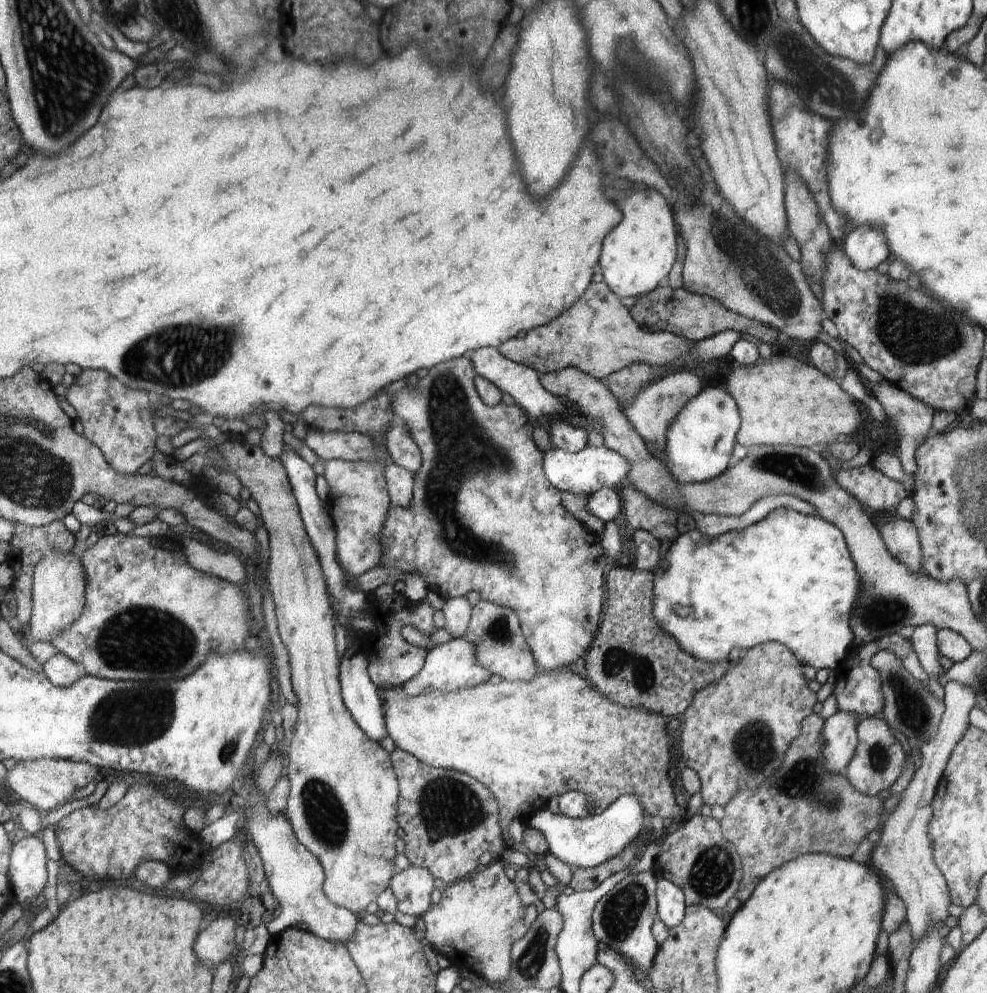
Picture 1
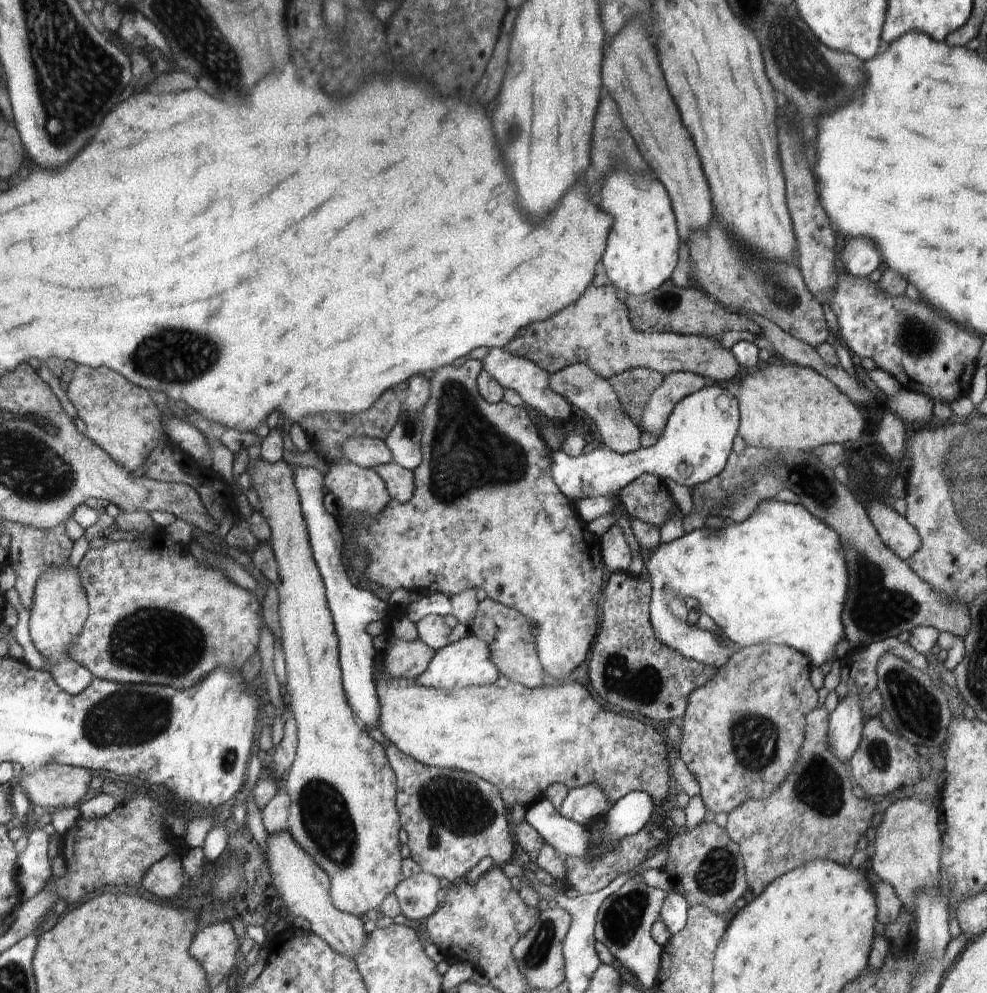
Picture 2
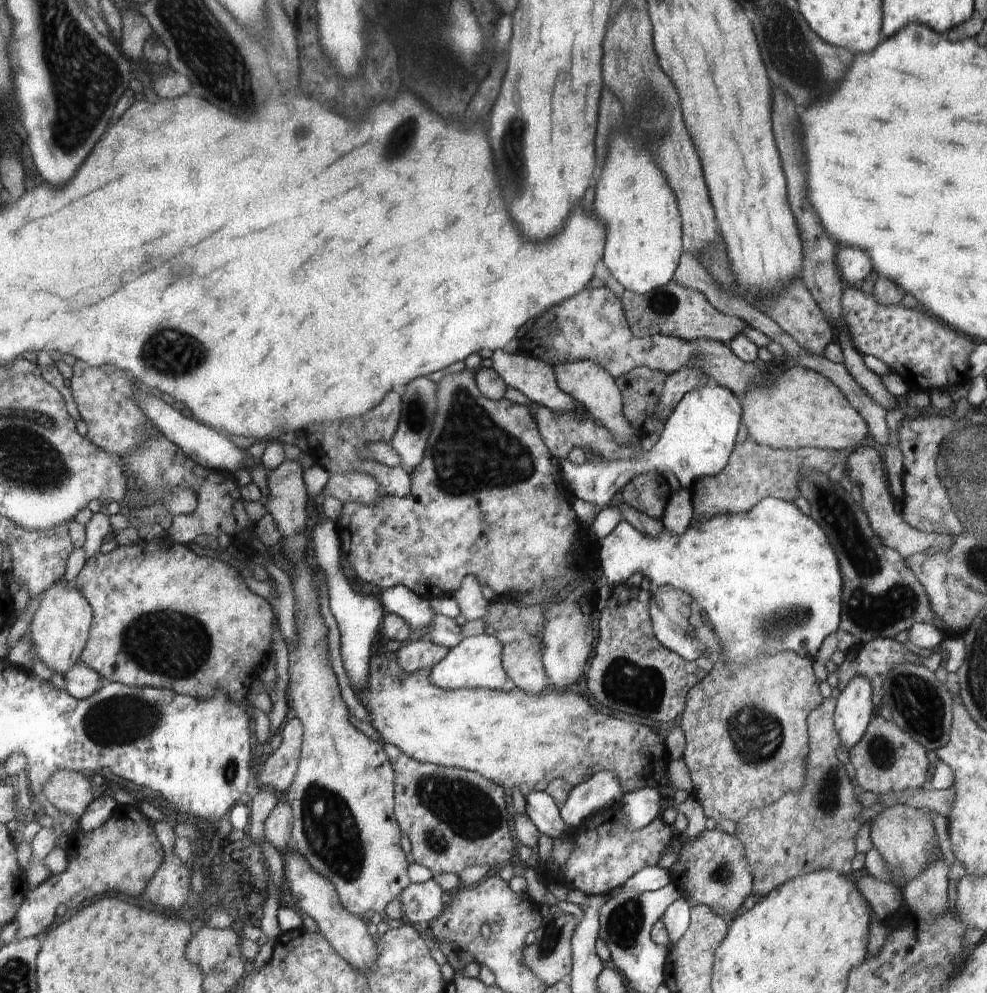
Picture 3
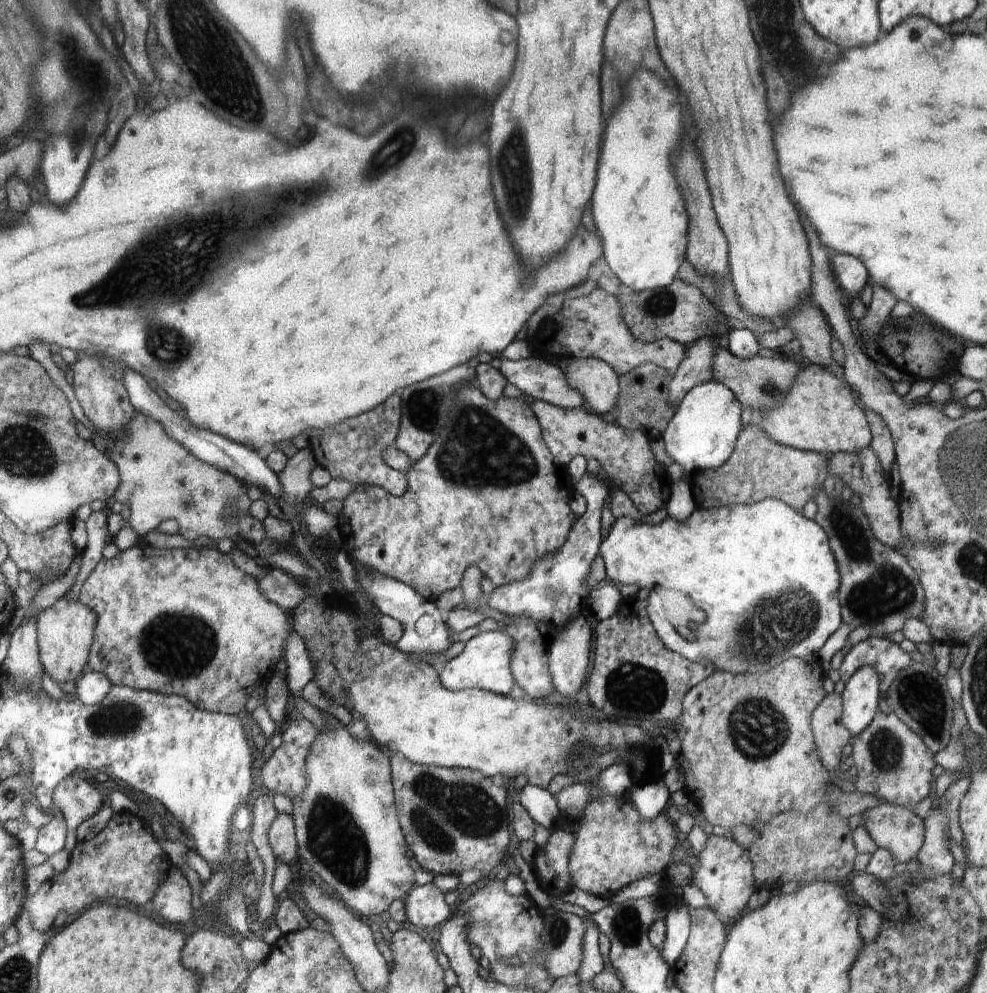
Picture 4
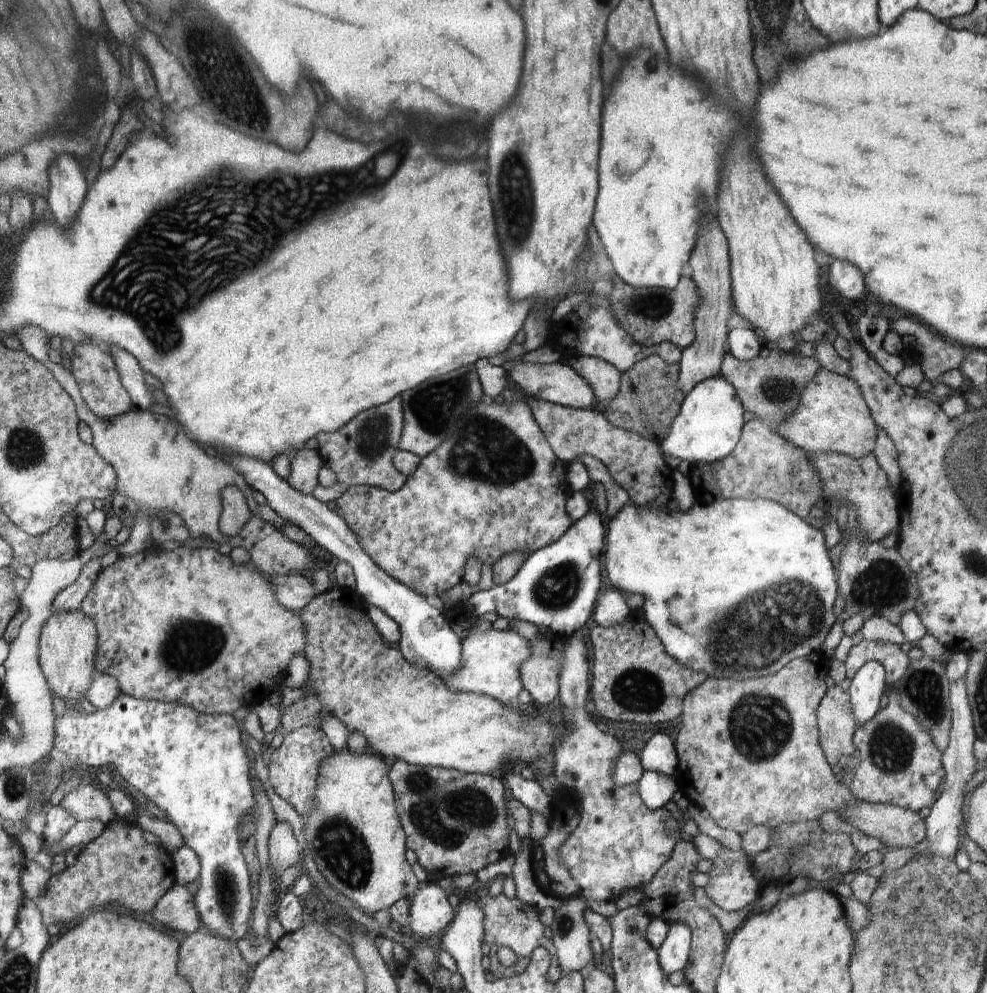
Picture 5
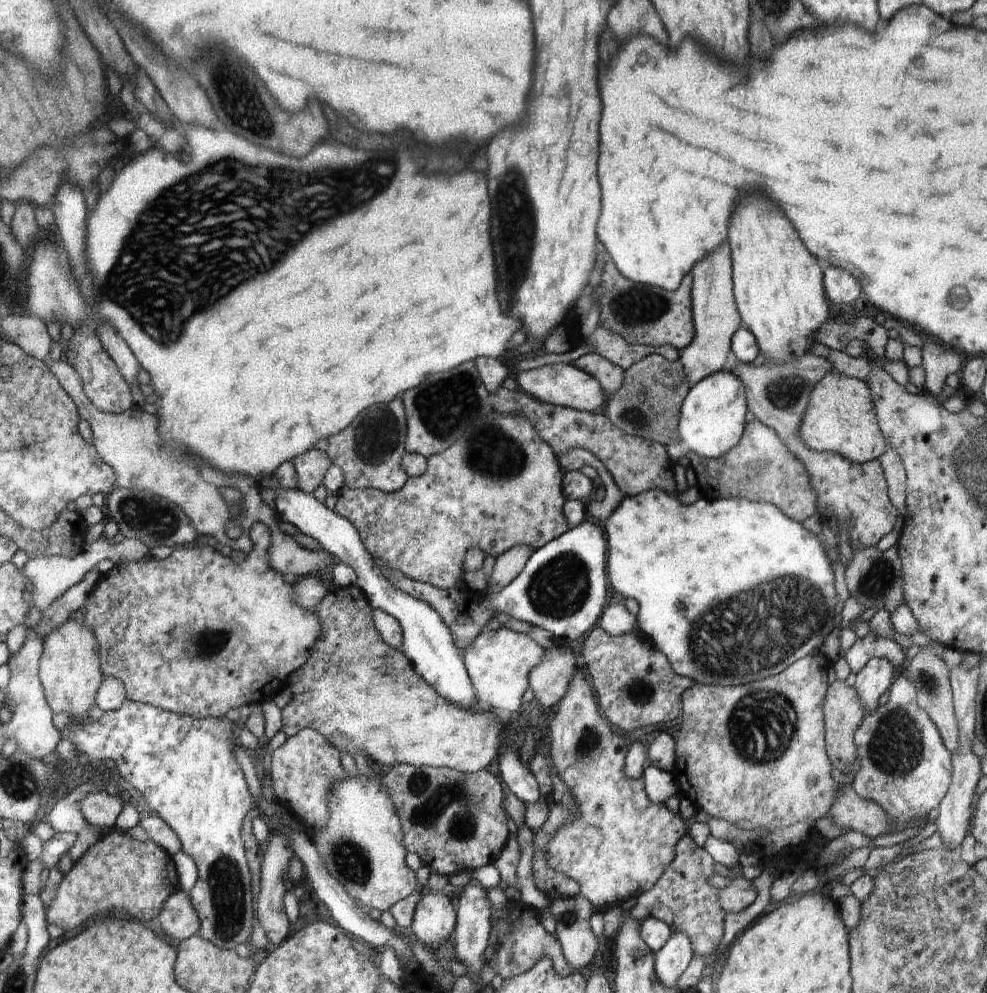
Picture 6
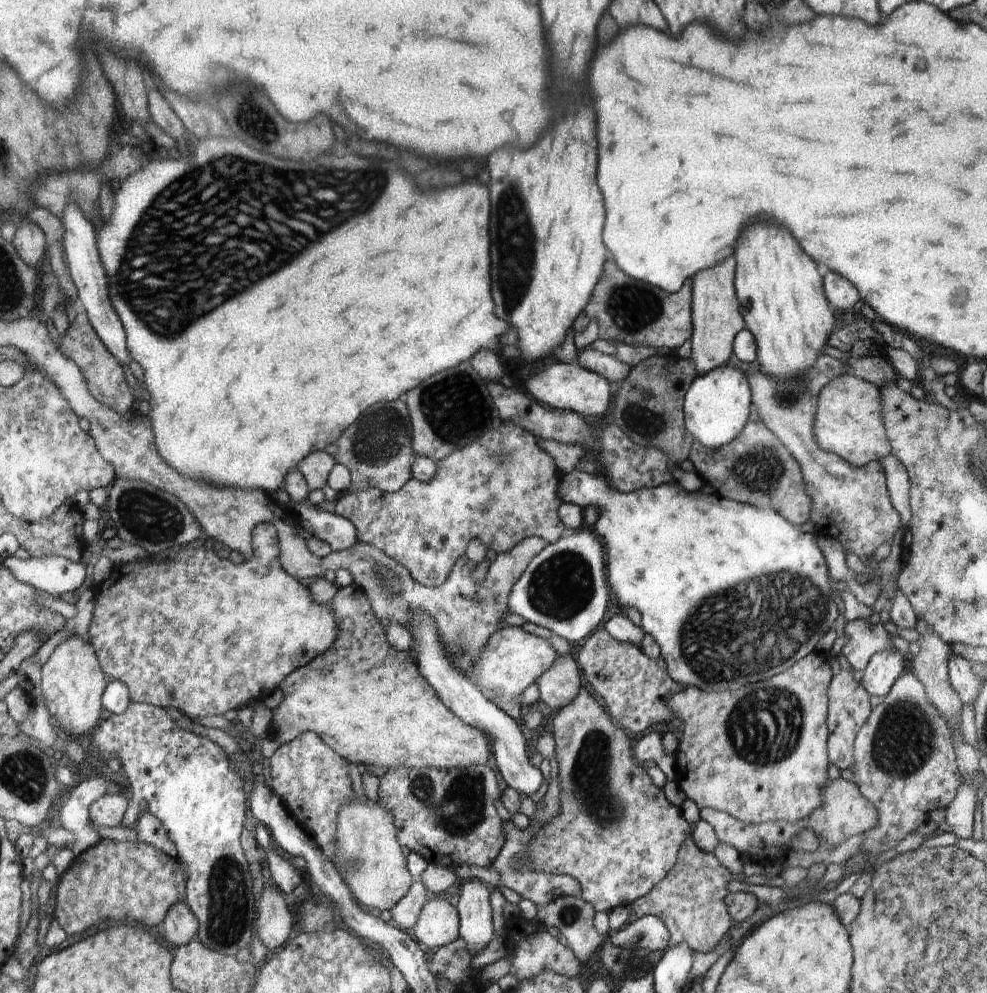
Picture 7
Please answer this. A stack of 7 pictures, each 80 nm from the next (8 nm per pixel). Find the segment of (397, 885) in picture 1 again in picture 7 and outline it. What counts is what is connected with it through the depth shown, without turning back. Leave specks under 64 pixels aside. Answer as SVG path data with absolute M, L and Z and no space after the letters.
M430 895L425 907L420 911L417 923L414 925L414 934L421 946L440 949L450 945L460 936L460 914L458 914L457 907L445 898L438 900L435 896Z

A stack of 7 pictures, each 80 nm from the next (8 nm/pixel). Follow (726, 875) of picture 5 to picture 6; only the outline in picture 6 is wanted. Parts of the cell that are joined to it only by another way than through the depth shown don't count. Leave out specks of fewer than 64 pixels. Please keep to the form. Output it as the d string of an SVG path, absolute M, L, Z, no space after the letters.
M730 869L736 874L736 878L731 879L730 886L721 888L719 892L719 901L721 907L726 912L742 912L747 906L750 906L756 900L757 891L752 885L752 880L746 879L741 871Z

